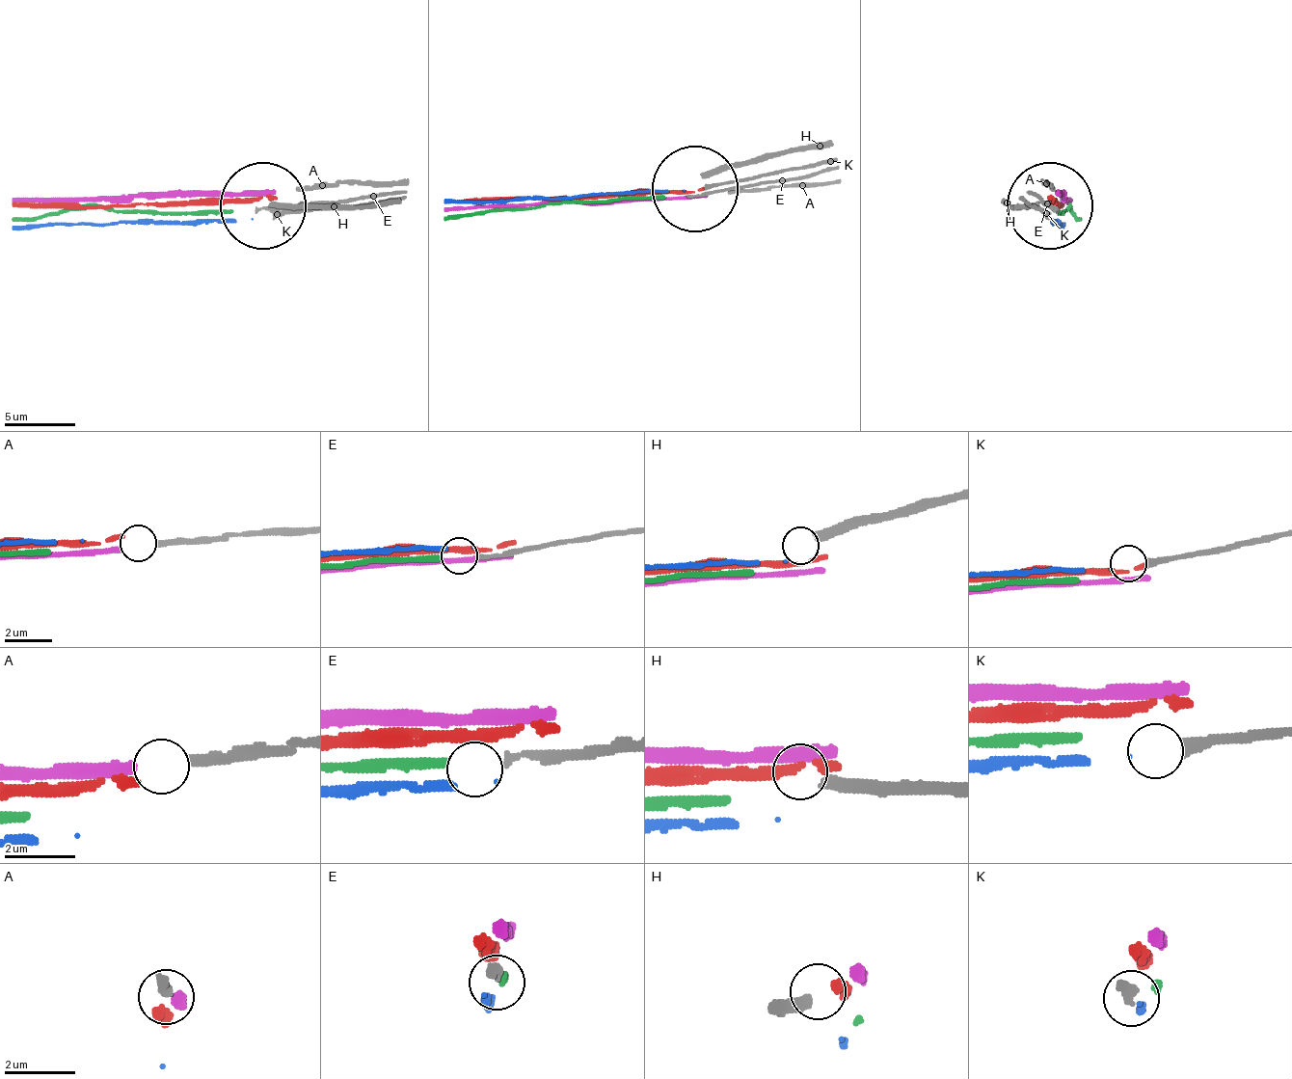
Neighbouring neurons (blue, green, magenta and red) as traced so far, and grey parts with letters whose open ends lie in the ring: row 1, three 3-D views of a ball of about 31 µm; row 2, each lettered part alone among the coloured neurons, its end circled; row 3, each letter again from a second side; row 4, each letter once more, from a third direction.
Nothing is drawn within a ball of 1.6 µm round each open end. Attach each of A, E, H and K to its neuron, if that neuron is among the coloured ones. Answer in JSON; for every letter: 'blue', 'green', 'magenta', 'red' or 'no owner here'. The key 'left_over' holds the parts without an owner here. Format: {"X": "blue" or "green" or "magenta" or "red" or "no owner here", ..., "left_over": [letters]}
{"A": "magenta", "E": "green", "H": "no owner here", "K": "blue", "left_over": ["H"]}

